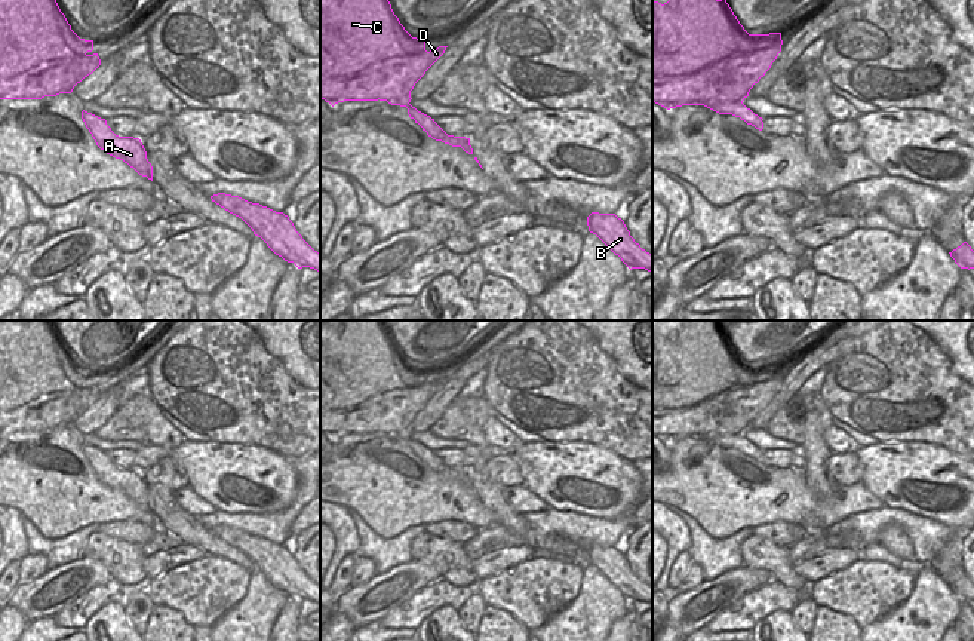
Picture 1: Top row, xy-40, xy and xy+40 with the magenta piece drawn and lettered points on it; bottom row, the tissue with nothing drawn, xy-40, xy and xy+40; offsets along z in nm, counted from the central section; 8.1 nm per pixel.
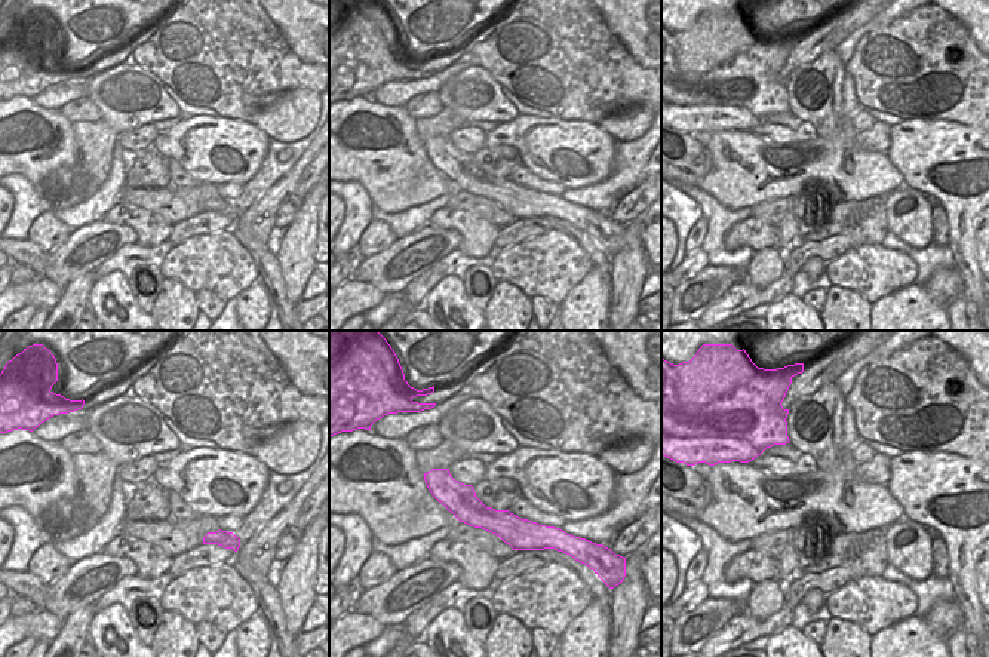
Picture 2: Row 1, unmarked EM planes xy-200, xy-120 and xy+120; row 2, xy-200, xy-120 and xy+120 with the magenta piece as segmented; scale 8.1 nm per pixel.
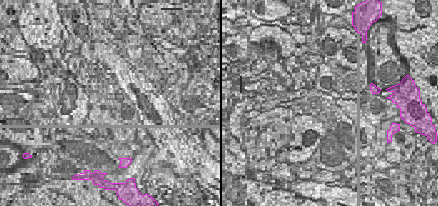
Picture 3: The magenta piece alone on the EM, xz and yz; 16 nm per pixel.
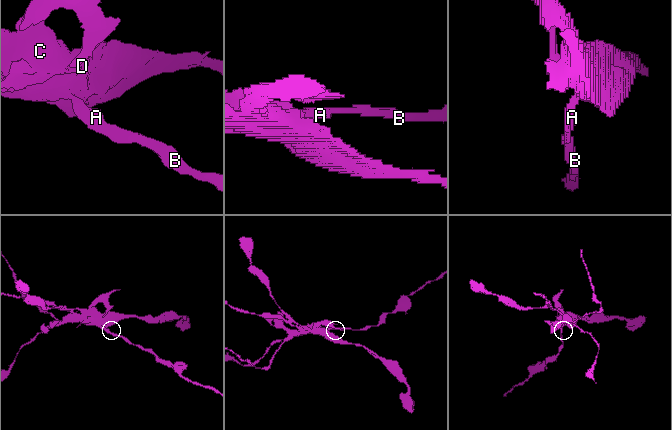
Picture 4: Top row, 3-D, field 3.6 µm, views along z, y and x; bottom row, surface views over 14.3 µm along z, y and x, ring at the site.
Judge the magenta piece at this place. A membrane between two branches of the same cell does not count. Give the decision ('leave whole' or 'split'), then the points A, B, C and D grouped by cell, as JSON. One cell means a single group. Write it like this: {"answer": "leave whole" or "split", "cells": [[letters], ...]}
{"answer": "split", "cells": [["A", "B"], ["C", "D"]]}

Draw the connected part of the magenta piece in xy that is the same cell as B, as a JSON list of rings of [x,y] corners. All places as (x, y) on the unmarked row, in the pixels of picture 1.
[[[592,545],[587,558],[589,564],[596,567],[630,602],[652,604],[652,588],[635,574],[624,553],[615,546]]]

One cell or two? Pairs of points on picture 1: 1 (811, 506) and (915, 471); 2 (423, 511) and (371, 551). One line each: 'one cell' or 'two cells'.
1: two cells
2: two cells

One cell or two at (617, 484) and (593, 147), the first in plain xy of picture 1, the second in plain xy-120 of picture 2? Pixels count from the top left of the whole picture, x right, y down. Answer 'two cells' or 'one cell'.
one cell

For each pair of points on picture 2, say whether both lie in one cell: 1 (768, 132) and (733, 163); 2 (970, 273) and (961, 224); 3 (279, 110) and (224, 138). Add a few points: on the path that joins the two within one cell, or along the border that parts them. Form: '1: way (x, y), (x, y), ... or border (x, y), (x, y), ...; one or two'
1: border (748, 131), (762, 140), (795, 141); two
2: way (966, 261), (961, 236); one
3: border (254, 125), (270, 138); two

